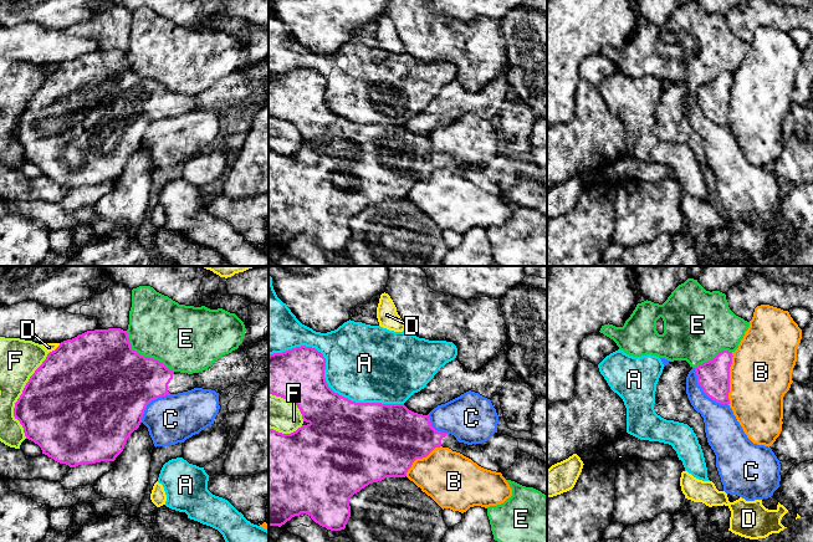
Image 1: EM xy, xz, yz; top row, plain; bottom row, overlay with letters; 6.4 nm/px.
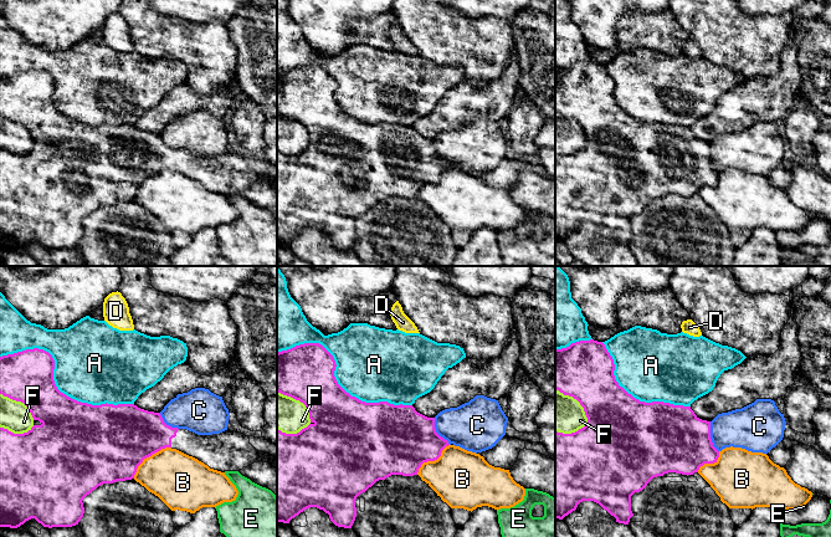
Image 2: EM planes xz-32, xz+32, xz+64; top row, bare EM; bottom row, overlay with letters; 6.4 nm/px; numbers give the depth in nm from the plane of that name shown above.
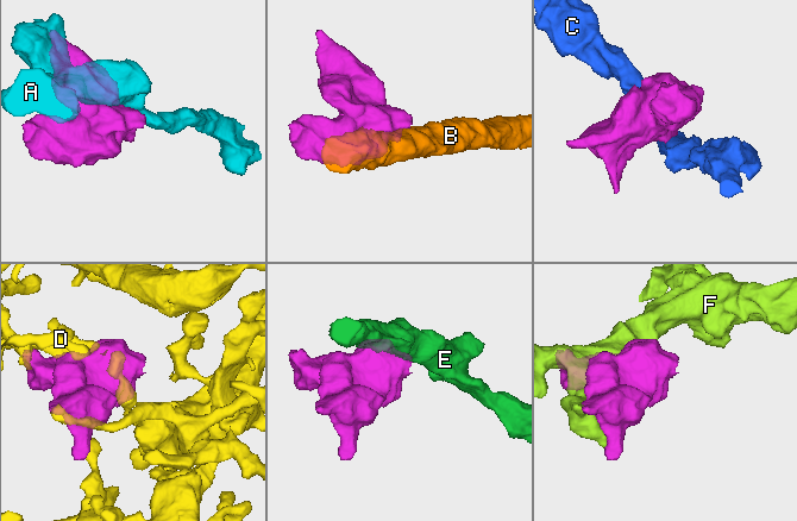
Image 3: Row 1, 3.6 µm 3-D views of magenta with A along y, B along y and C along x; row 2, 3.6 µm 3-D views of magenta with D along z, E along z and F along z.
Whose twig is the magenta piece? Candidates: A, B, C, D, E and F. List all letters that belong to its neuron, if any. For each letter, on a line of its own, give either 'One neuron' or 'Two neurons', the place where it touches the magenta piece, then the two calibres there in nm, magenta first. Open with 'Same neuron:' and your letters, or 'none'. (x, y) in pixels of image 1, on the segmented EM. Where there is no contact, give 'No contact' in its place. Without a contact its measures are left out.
Same neuron: none
A: Two neurons. Touches magenta at xz (325, 381). Thickness 340 nm (magenta) against 440 nm
B: Two neurons. Touches magenta at yz (729, 378). Thickness 200 nm (magenta) against 400 nm
C: Two neurons. Touches magenta at yz (704, 392). Thickness 200 nm (magenta) against 220 nm
D: Two neurons. Touches magenta at xy (56, 348). Thickness 500 nm (magenta) against 60 nm
E: Two neurons. Touches magenta at xy (143, 356). Thickness 480 nm (magenta) against 400 nm
F: Two neurons. Touches magenta at xy (20, 395). Thickness 500 nm (magenta) against 260 nm

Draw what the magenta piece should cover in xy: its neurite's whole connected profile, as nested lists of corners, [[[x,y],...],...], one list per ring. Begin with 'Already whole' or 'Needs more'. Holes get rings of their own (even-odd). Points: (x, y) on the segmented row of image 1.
Needs more. [[[121,328],[87,331],[61,342],[55,351],[47,354],[15,403],[14,416],[22,425],[26,439],[37,444],[42,454],[60,464],[76,467],[83,464],[114,461],[123,451],[127,439],[139,428],[144,410],[152,400],[194,388],[220,393],[232,384],[241,387],[246,383],[254,368],[247,351],[249,348],[241,343],[237,349],[215,361],[208,369],[188,374],[173,372],[162,362],[133,351],[127,331]]]

